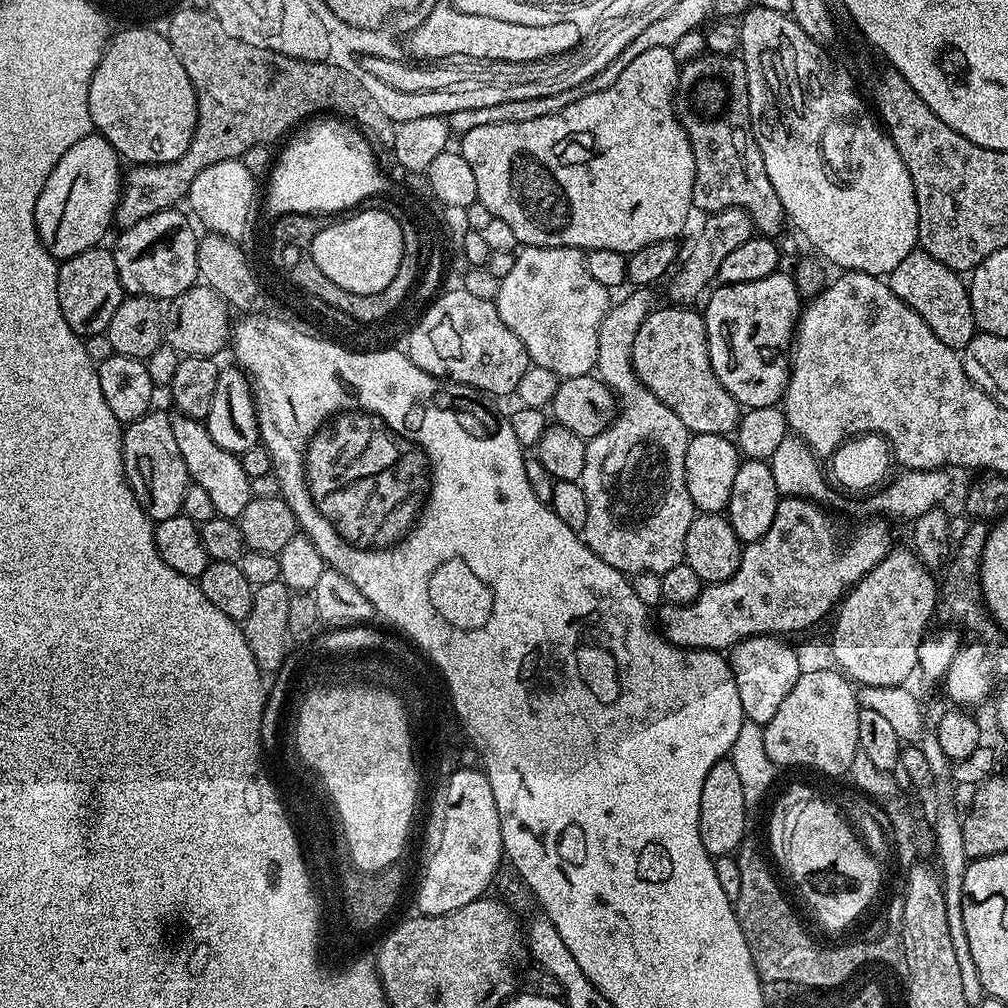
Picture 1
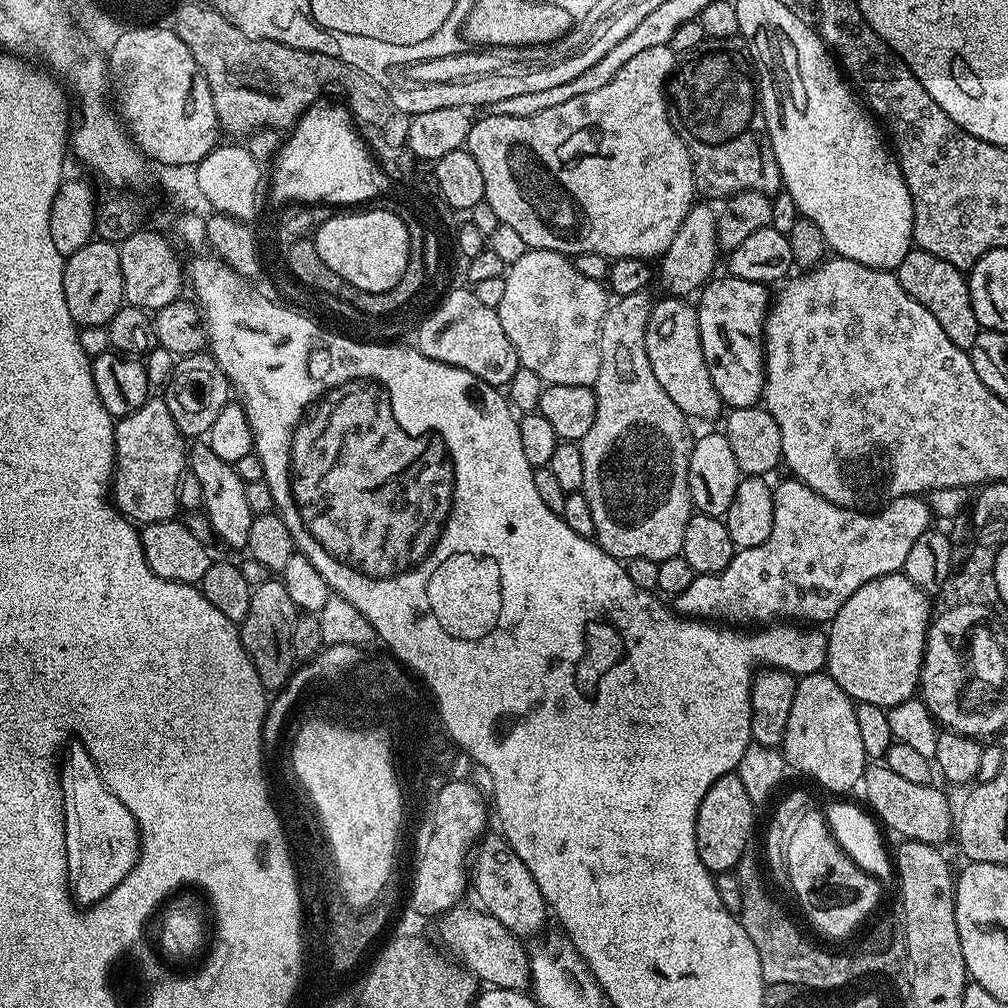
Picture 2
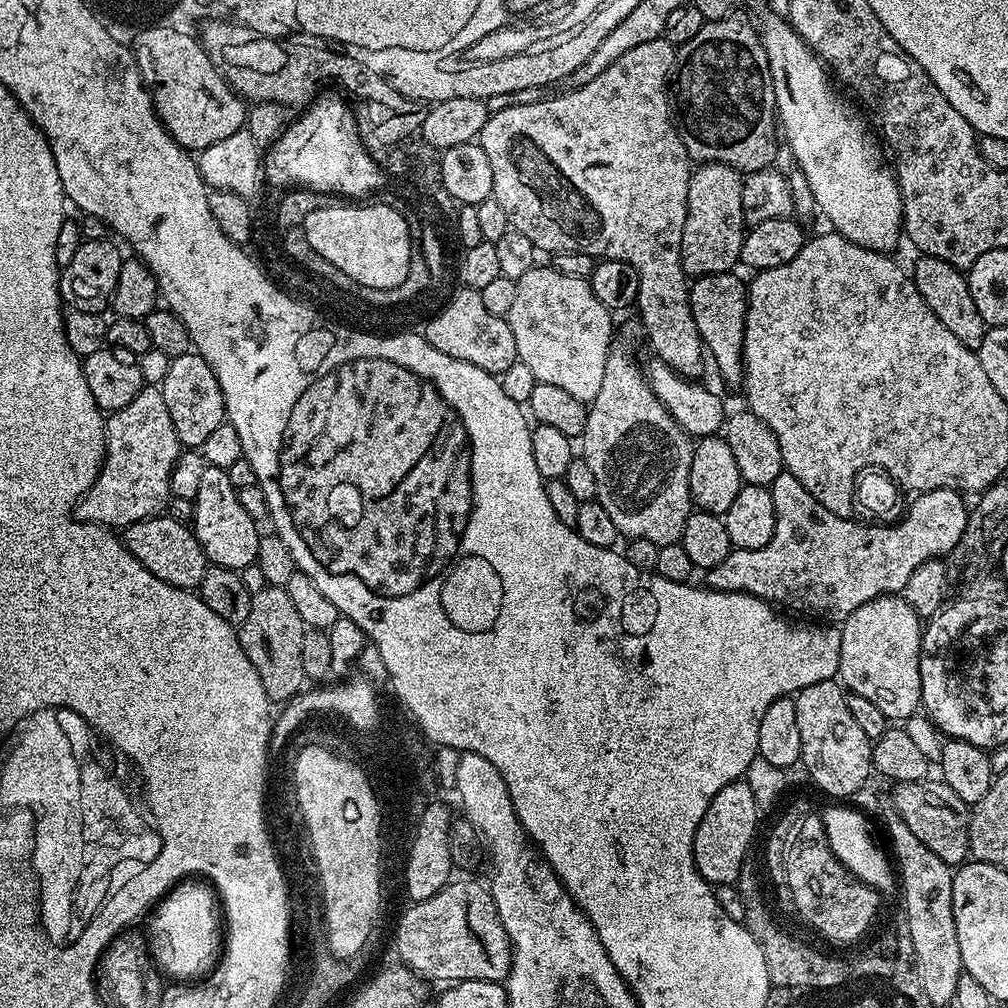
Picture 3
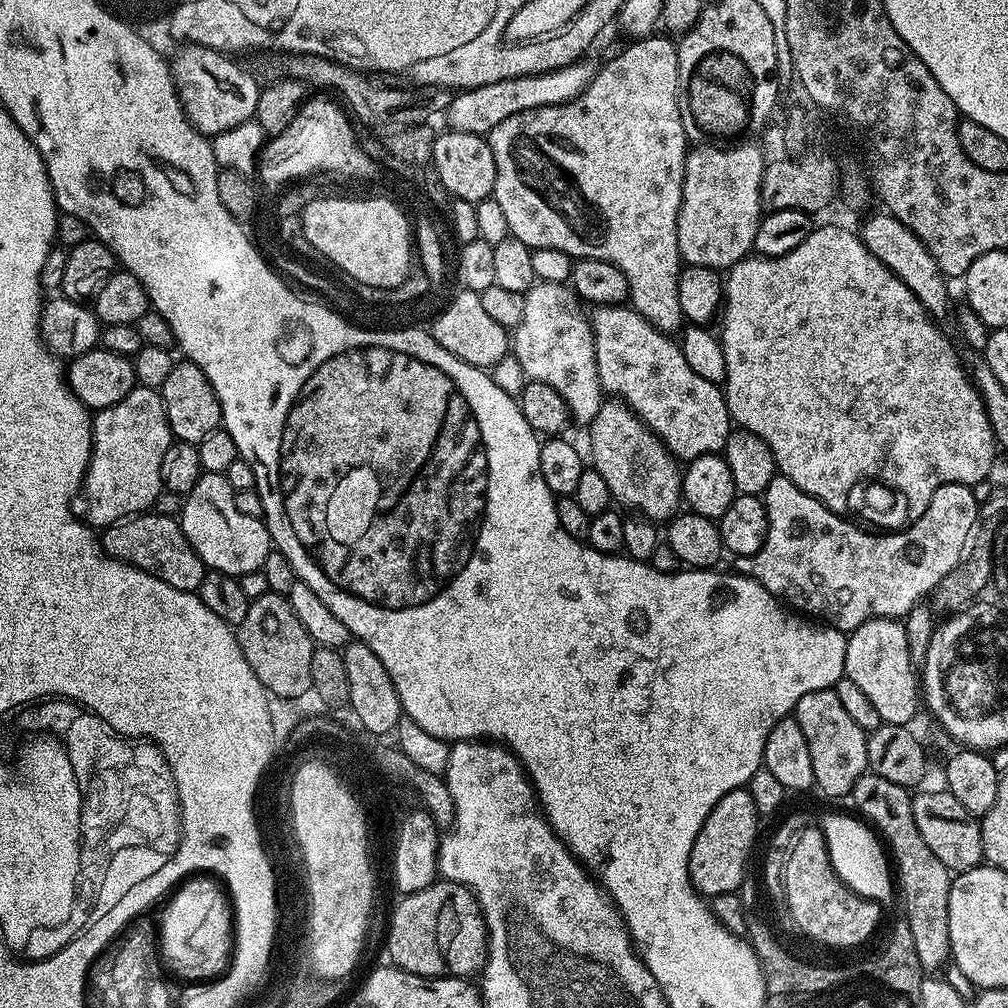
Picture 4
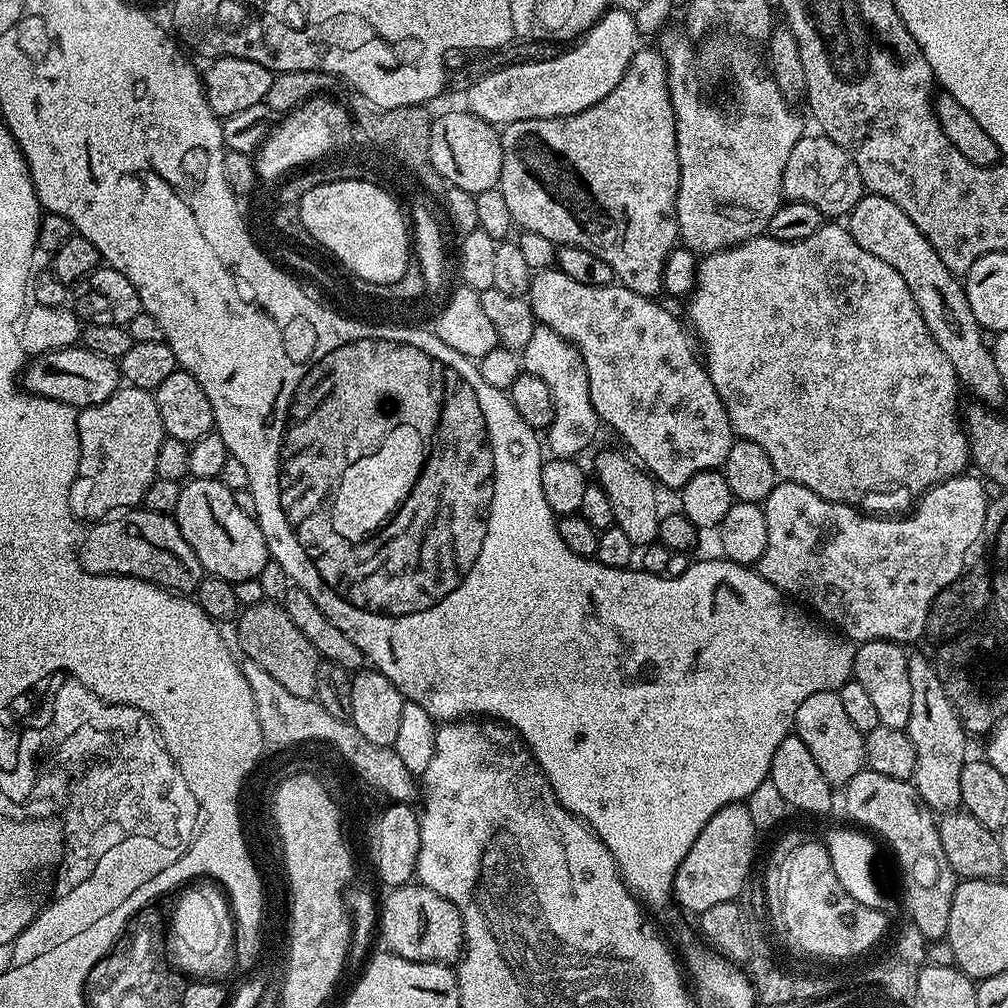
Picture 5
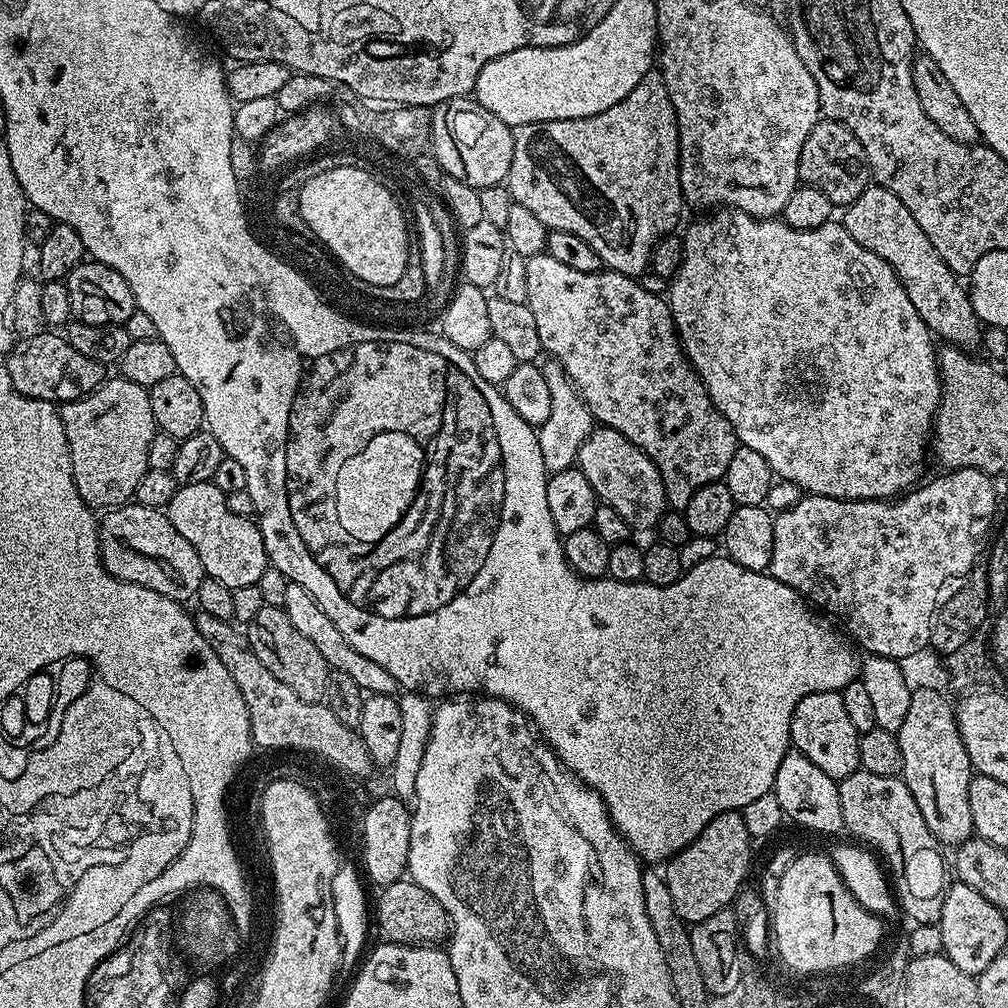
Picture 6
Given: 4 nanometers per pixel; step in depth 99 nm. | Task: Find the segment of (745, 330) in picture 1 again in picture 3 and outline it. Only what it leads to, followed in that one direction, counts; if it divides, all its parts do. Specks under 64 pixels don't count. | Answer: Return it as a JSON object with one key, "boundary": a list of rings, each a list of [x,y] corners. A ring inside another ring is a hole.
{"boundary":[[[732,272],[698,276],[688,289],[690,310],[698,326],[707,355],[716,363],[720,376],[728,384],[739,385],[744,378],[744,327],[748,313],[748,289]]]}

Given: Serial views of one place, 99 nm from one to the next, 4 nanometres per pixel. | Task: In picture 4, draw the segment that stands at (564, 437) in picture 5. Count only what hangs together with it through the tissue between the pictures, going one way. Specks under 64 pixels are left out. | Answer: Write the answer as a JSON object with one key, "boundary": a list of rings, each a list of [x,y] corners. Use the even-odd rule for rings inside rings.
{"boundary":[[[537,282],[524,293],[526,310],[522,314],[522,322],[514,330],[511,351],[522,362],[522,370],[528,380],[546,382],[546,386],[554,386],[568,407],[571,419],[583,426],[591,425],[598,414],[602,403],[602,389],[598,378],[598,362],[594,350],[594,334],[591,319],[586,315],[581,301],[568,284],[546,284]]]}

